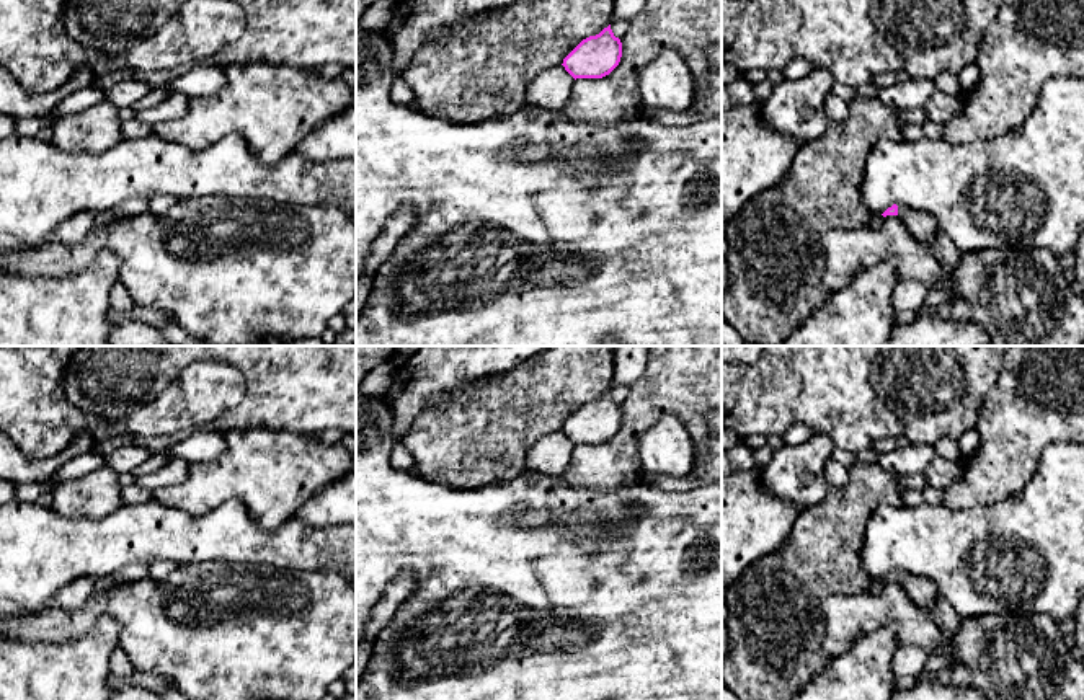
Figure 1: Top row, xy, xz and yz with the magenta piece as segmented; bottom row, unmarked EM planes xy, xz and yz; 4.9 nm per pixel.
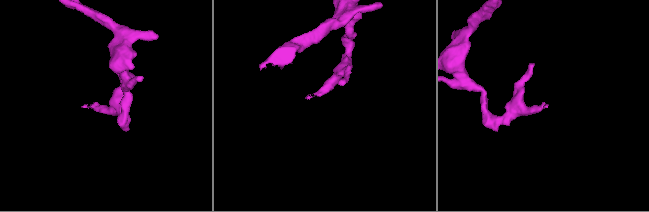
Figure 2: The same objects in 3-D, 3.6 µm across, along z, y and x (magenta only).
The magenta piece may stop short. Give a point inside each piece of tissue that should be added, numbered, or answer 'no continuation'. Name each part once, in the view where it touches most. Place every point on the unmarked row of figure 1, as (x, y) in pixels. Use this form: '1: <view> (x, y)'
1: yz (921, 591)

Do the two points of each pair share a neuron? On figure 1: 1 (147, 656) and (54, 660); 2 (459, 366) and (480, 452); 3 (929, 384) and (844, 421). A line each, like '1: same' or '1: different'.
1: different
2: different
3: different

